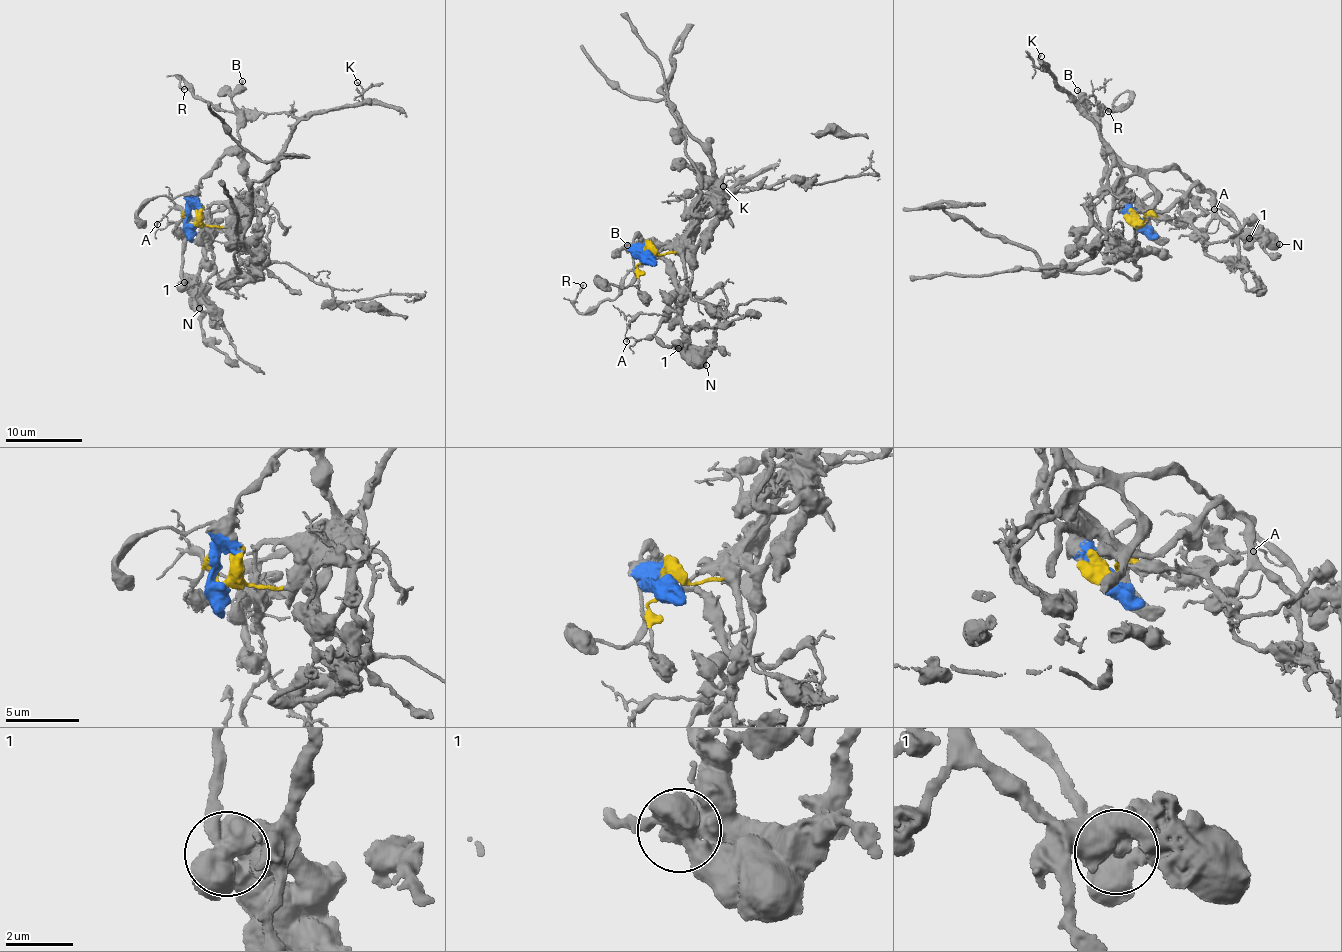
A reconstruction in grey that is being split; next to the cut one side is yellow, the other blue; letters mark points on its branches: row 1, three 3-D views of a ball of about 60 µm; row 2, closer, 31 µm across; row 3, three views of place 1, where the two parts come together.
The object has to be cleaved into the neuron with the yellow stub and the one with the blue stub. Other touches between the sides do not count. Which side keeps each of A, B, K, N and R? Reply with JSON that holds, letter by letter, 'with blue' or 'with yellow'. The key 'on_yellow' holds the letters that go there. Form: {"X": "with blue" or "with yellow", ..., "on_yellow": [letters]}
{"A": "with blue", "B": "with blue", "K": "with blue", "N": "with blue", "R": "with blue", "on_yellow": []}

